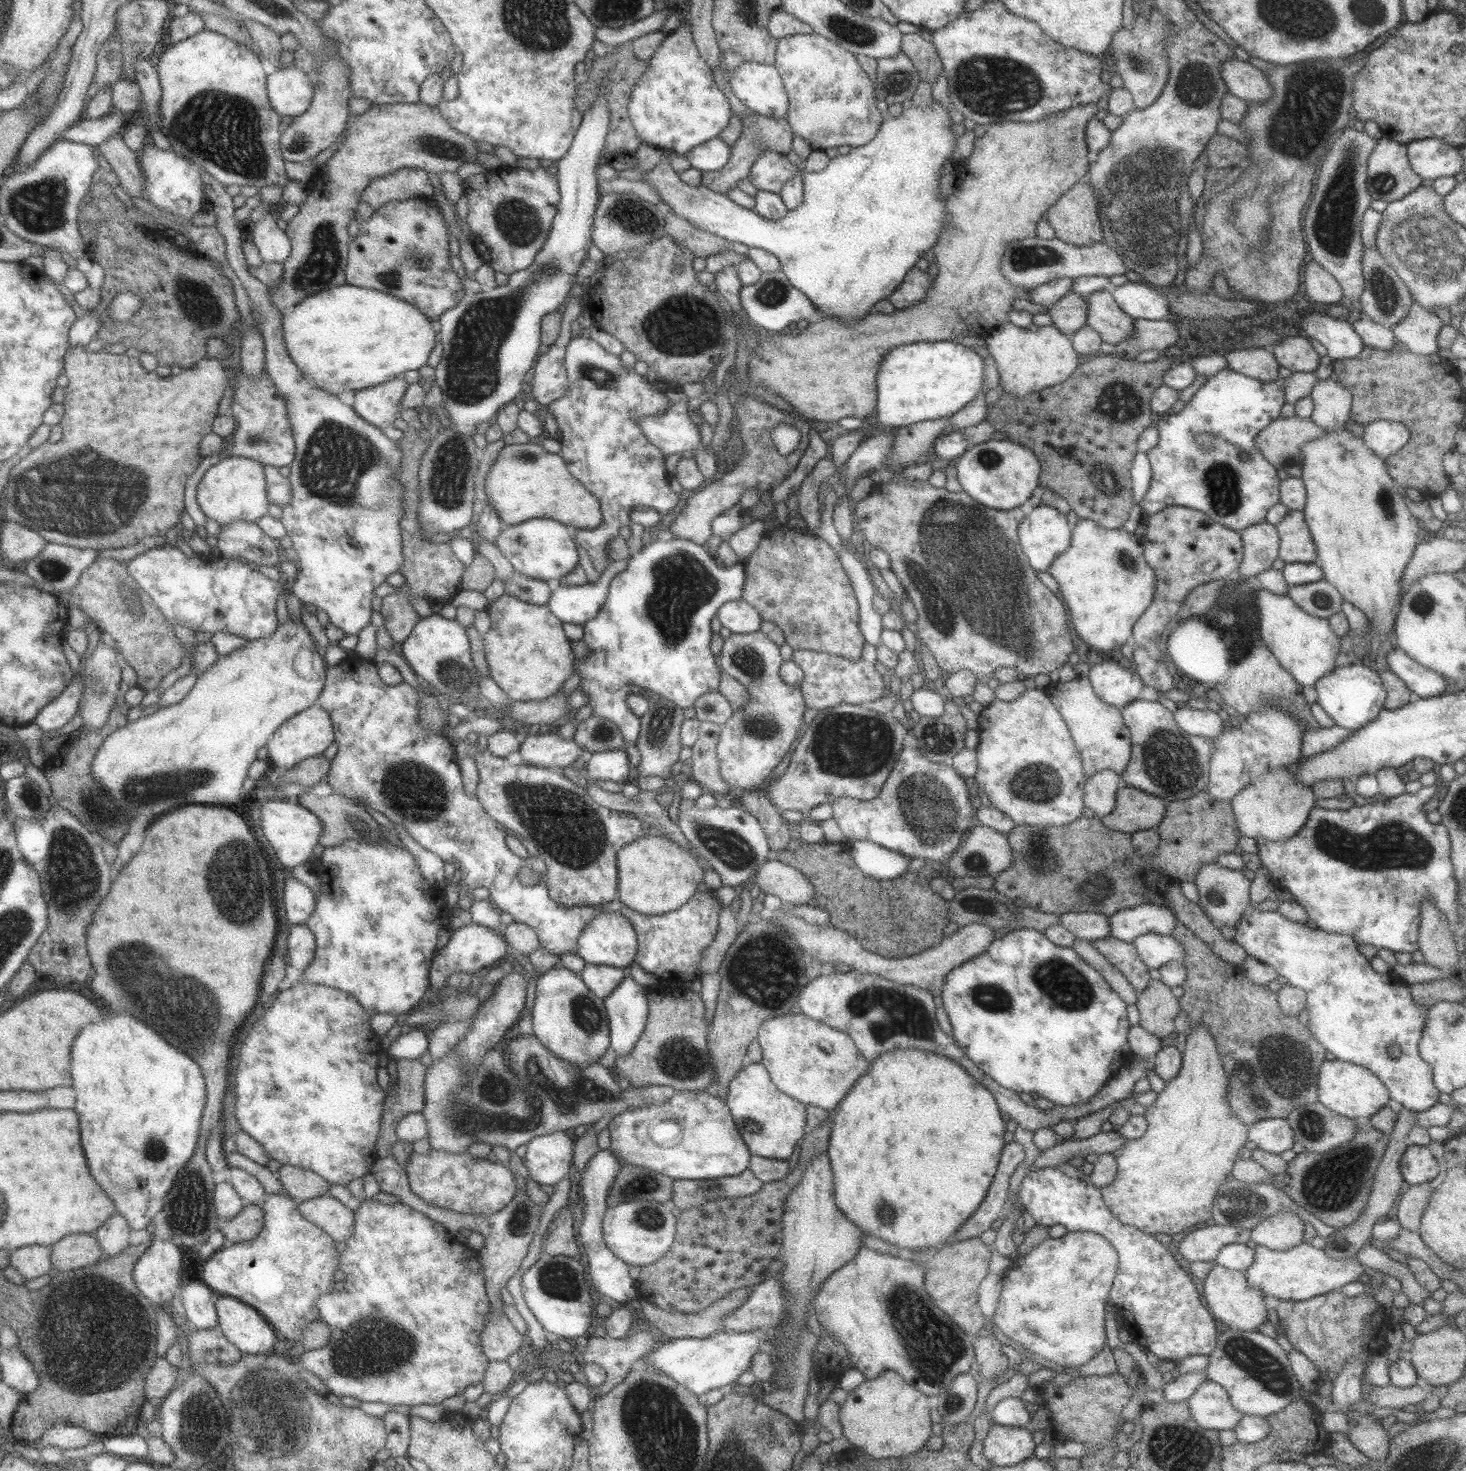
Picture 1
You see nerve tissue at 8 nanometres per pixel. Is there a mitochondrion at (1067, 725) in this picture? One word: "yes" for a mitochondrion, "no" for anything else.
no

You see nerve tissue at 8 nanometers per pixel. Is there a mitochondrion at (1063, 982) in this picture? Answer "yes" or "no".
yes

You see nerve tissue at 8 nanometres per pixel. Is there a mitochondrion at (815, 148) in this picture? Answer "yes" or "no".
no

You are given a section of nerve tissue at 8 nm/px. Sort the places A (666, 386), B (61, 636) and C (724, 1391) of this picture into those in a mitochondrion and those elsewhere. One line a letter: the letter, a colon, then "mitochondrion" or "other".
A: other
B: other
C: other

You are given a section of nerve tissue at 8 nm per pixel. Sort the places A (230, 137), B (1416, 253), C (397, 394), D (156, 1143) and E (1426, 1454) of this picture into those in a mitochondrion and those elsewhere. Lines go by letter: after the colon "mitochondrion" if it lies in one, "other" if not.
A: mitochondrion
B: mitochondrion
C: other
D: mitochondrion
E: other

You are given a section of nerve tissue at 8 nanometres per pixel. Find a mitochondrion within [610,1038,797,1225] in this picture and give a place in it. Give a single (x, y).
(642, 1185)

